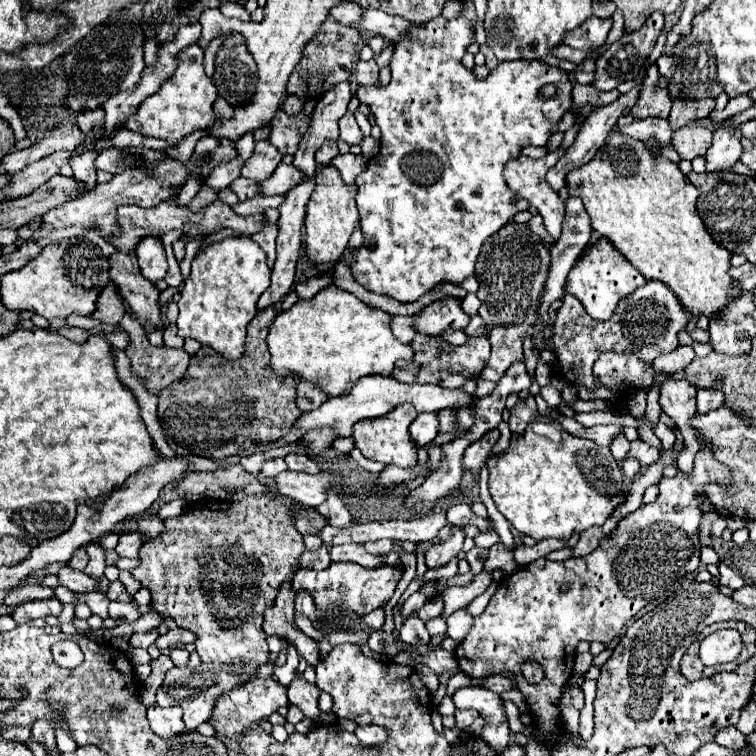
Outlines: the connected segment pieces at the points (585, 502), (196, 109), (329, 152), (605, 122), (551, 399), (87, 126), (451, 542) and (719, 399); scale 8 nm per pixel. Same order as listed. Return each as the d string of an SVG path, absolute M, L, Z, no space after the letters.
M536 417L522 435L512 433L510 447L504 453L490 455L486 461L490 471L488 487L498 511L522 535L536 539L570 539L572 531L584 531L592 525L602 525L612 511L624 503L624 475L608 447L600 447L590 439L580 439L562 429L560 423L548 417Z
M194 43L184 51L180 51L178 57L180 57L180 63L174 75L168 77L152 97L140 103L138 113L130 117L130 121L126 123L126 129L138 131L148 137L164 139L172 145L172 143L178 143L184 135L190 135L192 131L206 129L208 125L212 125L214 121L212 105L216 101L216 87L202 67L204 51Z
M324 141L324 145L318 147L318 151L316 151L316 163L318 165L328 165L336 155L338 155L336 141Z
M640 87L620 95L618 101L592 111L592 115L582 123L574 143L566 149L566 153L558 159L558 163L546 173L546 181L554 191L560 191L564 187L564 173L568 173L568 169L576 169L576 165L584 165L584 161L590 161L594 157L594 153L604 143L608 131L616 125L622 111L636 103L638 91Z
M552 385L541 388L540 395L551 407L558 407L562 402L561 392Z
M98 107L98 109L84 109L76 117L76 123L78 123L80 131L84 131L84 133L90 133L102 121L104 121L104 109L102 107Z
M462 527L454 529L454 535L448 541L442 541L438 545L432 545L426 551L426 567L428 569L438 569L444 567L452 557L458 555L458 551L462 549L462 541L464 541L464 533Z
M700 389L696 397L698 413L708 413L712 409L718 409L724 405L724 393L720 389Z

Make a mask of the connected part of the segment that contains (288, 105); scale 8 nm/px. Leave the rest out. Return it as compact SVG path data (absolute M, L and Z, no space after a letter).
M291 95L284 102L282 109L288 115L296 115L296 113L299 113L303 109L304 104L305 104L304 99L301 99L296 95Z

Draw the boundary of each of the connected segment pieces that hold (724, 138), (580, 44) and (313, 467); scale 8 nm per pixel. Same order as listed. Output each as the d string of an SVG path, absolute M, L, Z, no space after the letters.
M724 125L714 133L712 147L706 153L706 171L724 171L734 165L742 155L742 131L740 125Z
M592 15L580 27L568 31L564 35L564 43L570 45L572 49L594 51L606 41L606 35L608 35L610 27L612 27L612 19L598 19L598 17Z
M290 453L284 457L288 471L302 471L302 473L318 473L320 467L316 461L312 461L308 455L298 455L298 453Z

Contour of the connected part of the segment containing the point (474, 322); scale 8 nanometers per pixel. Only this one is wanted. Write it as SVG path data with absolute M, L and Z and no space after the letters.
M474 315L472 319L470 319L470 325L464 329L468 335L486 335L488 333L488 327L486 327L486 323L482 321L482 317L480 315Z

